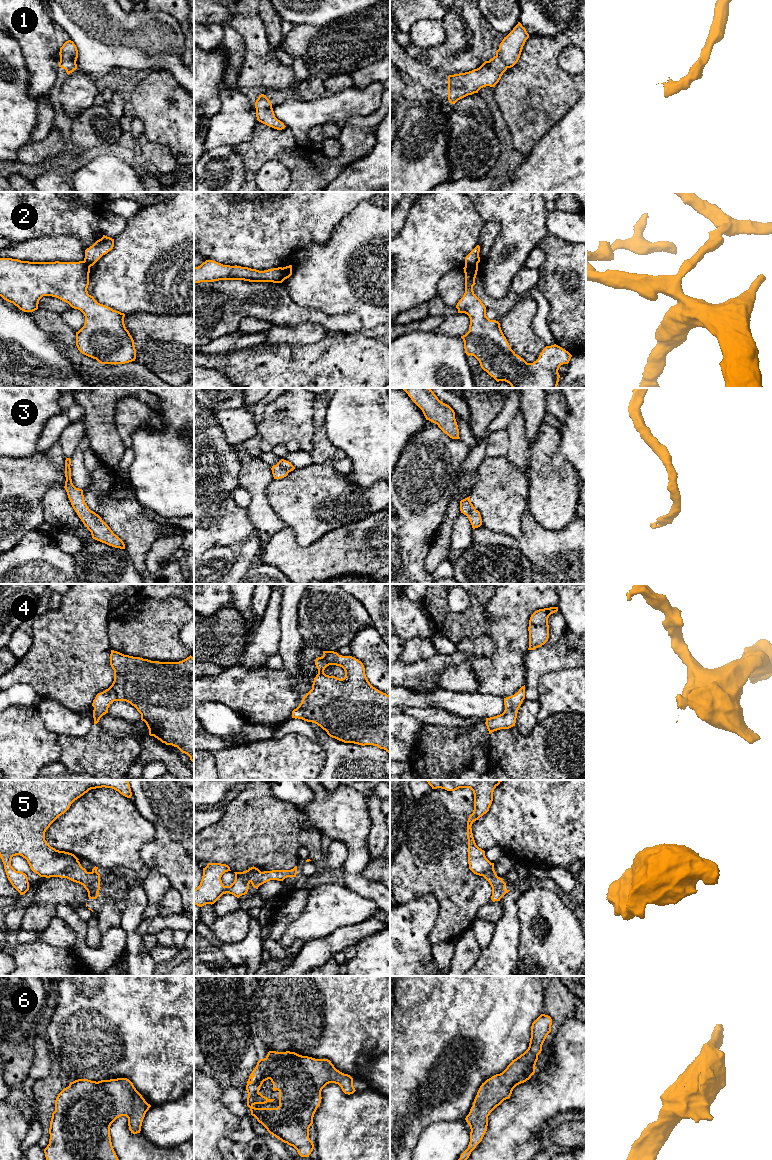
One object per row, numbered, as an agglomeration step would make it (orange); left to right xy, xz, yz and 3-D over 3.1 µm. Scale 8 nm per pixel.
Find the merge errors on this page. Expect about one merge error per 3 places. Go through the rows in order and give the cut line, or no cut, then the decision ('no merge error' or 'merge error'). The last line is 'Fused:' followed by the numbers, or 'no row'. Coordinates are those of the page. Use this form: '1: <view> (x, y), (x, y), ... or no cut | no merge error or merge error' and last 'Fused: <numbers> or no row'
1: no cut | no merge error
2: yz (477, 264), (465, 266) | merge error
3: no cut | no merge error
4: no cut | no merge error
5: no cut | no merge error
6: no cut | no merge error
Fused: 2

